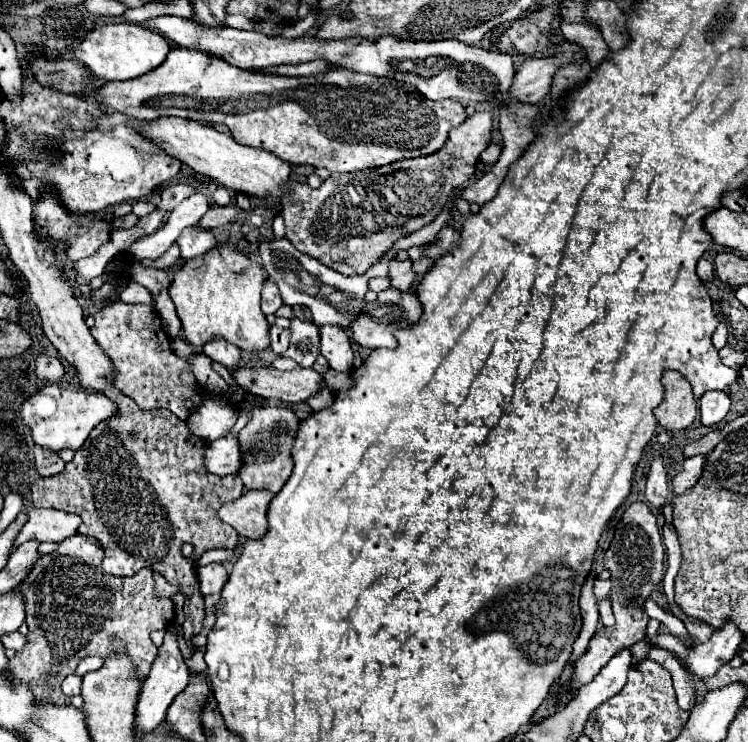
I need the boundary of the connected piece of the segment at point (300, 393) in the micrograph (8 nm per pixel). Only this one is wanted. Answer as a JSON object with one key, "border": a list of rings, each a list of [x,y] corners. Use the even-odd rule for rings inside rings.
{"border":[[[239,367],[231,371],[231,377],[247,393],[287,403],[307,401],[309,395],[321,389],[323,381],[323,377],[313,369],[277,371],[273,367]]]}

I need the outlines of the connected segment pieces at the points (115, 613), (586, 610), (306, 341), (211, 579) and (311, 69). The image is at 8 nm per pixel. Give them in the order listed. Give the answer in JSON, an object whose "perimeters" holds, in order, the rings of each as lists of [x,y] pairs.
{"perimeters":[[[[73,535],[61,541],[55,553],[43,555],[41,563],[35,563],[33,571],[17,587],[17,591],[25,595],[29,633],[27,633],[27,643],[9,661],[9,667],[15,673],[15,677],[33,683],[35,695],[47,697],[53,703],[65,703],[65,695],[61,693],[61,683],[67,675],[75,671],[77,663],[83,657],[109,655],[111,637],[125,643],[131,661],[137,665],[137,677],[145,679],[157,655],[157,647],[153,645],[149,633],[155,629],[167,629],[167,625],[173,619],[171,599],[163,599],[155,595],[155,581],[151,569],[141,569],[133,577],[115,577],[115,575],[107,575],[101,569],[101,561],[103,561],[103,547],[97,543],[97,539],[85,535]]],[[[595,573],[589,575],[589,579],[583,583],[581,589],[581,617],[583,617],[583,627],[581,633],[573,645],[573,657],[569,663],[573,663],[579,655],[583,655],[583,651],[587,651],[591,637],[596,633],[599,625],[599,613],[597,613],[597,599],[593,595],[593,581],[595,581]]],[[[291,321],[291,345],[285,351],[287,357],[297,361],[299,367],[313,367],[319,355],[319,329],[311,321]]],[[[209,563],[209,565],[199,567],[199,585],[201,585],[203,595],[221,593],[227,579],[229,579],[229,573],[221,563]]],[[[313,61],[313,63],[301,63],[301,65],[279,65],[279,67],[271,67],[265,71],[277,73],[277,75],[317,75],[317,73],[325,73],[331,67],[325,61]]]]}

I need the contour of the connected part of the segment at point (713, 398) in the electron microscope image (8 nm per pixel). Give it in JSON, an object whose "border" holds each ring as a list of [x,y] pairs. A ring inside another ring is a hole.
{"border":[[[707,391],[699,399],[699,421],[705,427],[711,427],[725,419],[727,411],[731,407],[731,399],[727,391]]]}

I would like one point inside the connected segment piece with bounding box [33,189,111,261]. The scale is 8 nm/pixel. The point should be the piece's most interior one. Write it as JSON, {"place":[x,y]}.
{"place":[83,236]}

